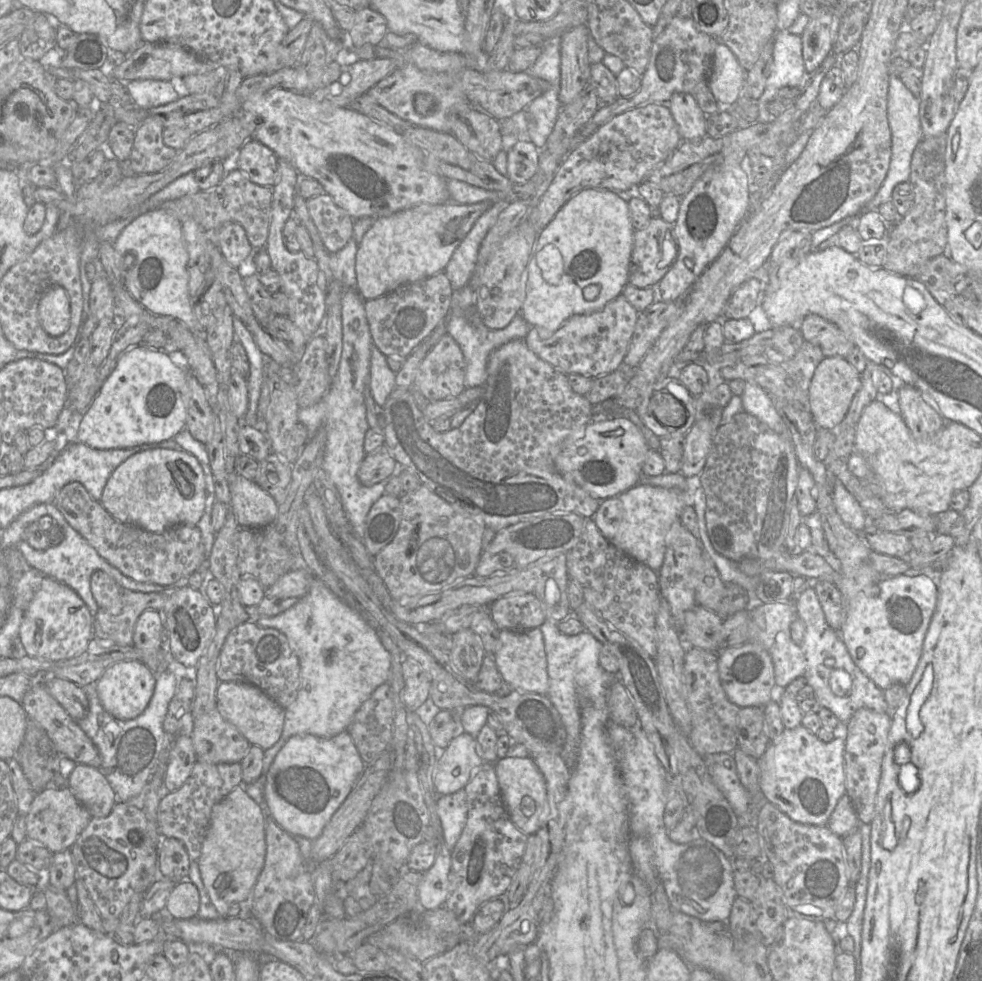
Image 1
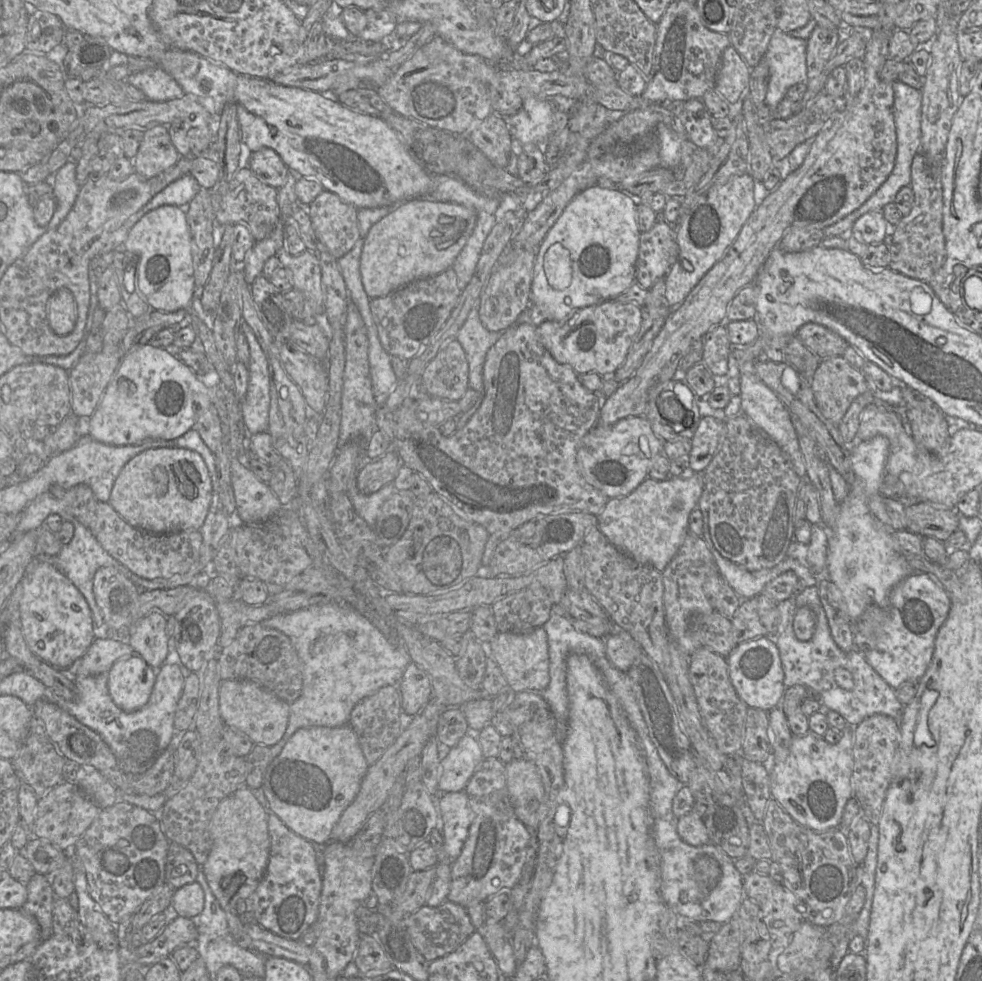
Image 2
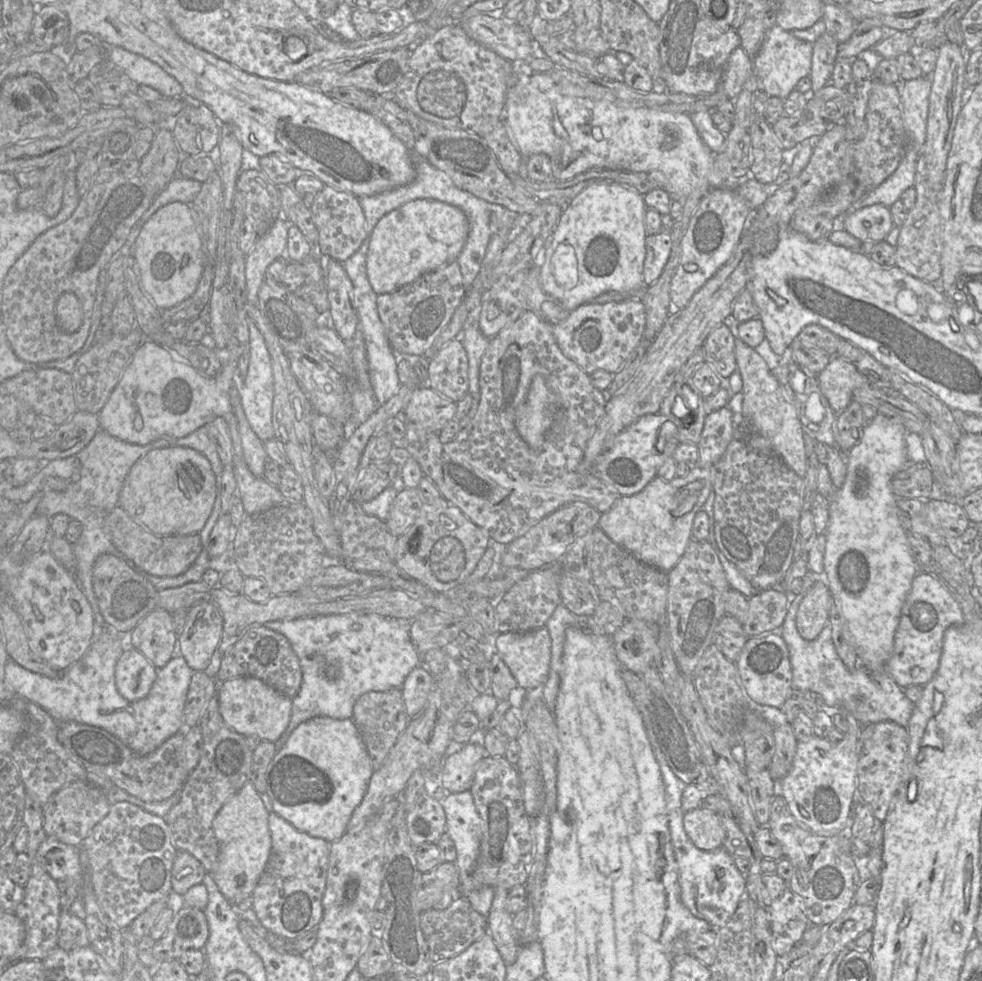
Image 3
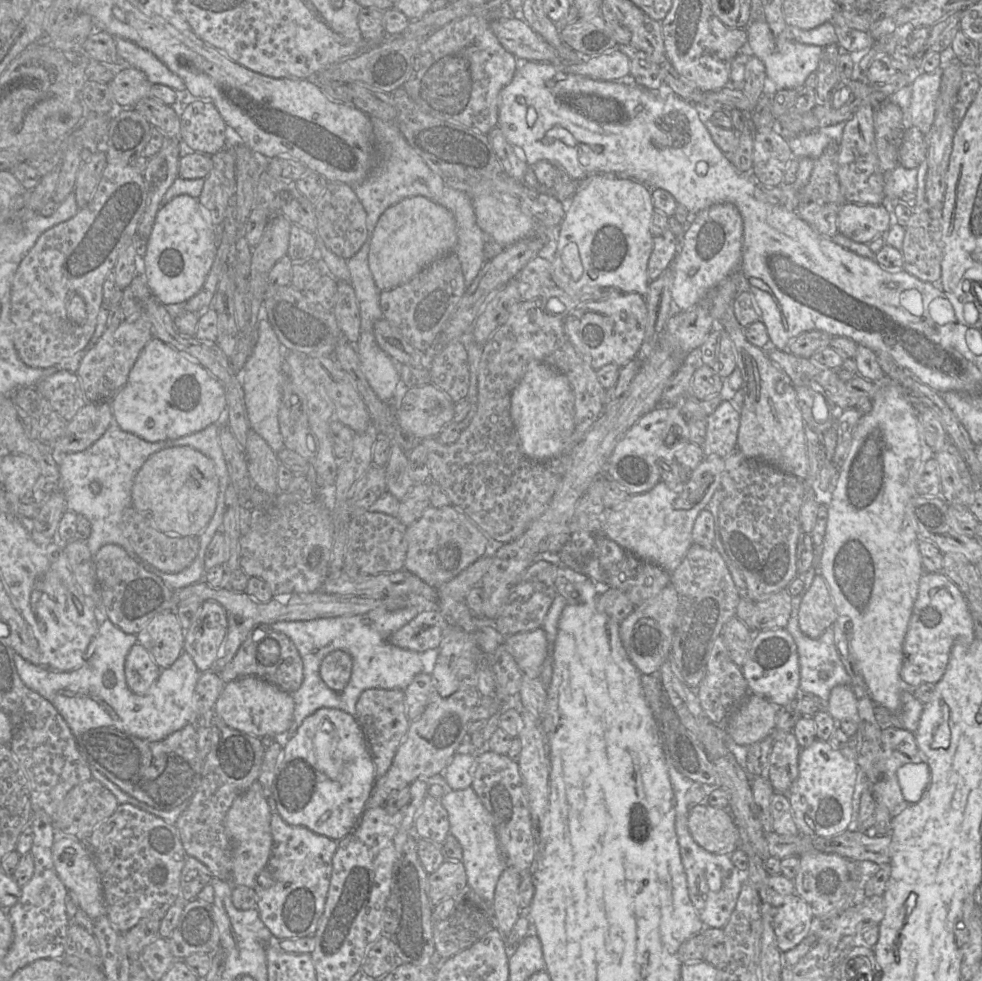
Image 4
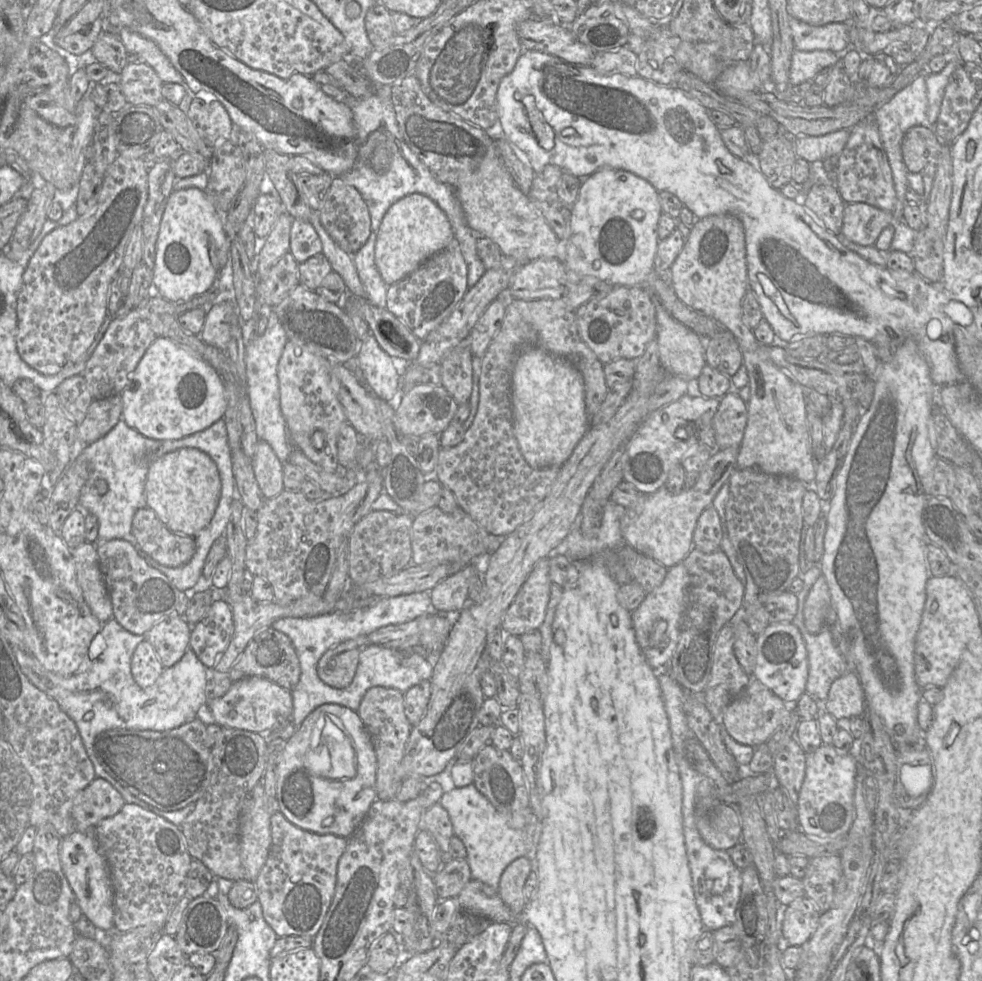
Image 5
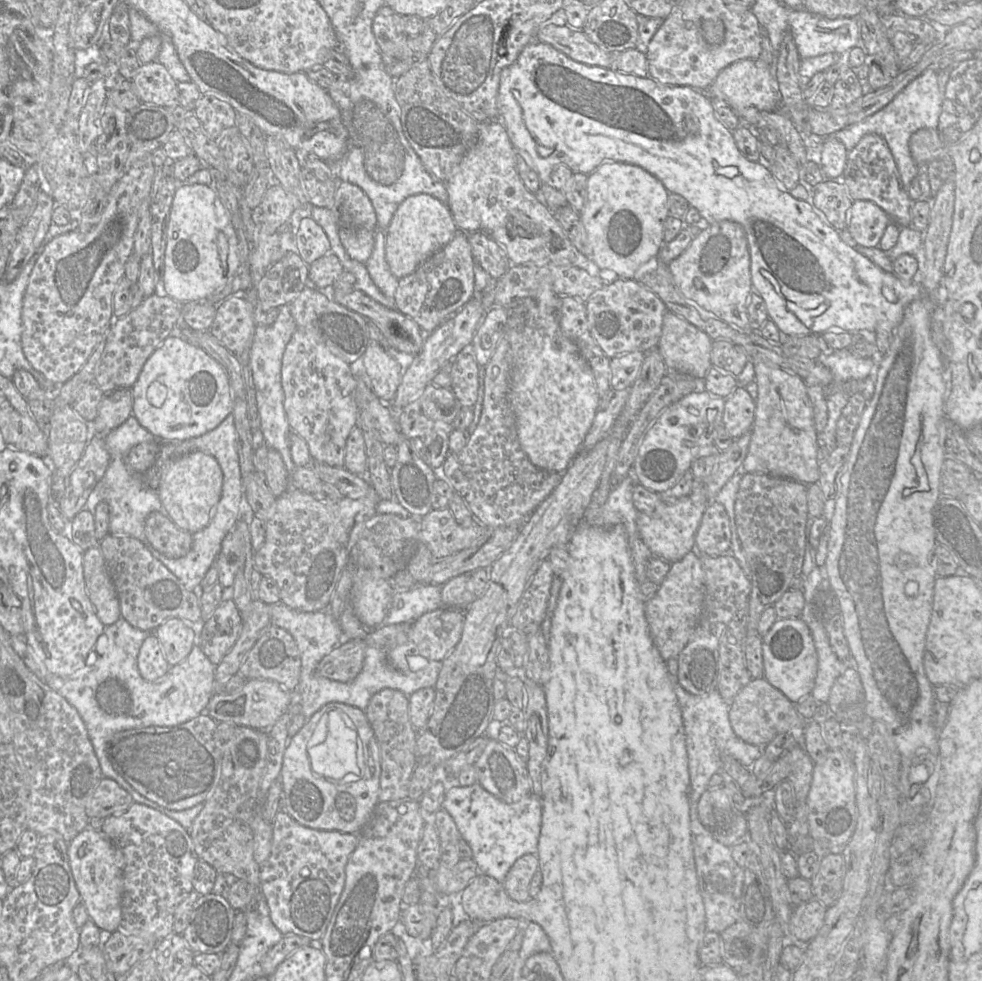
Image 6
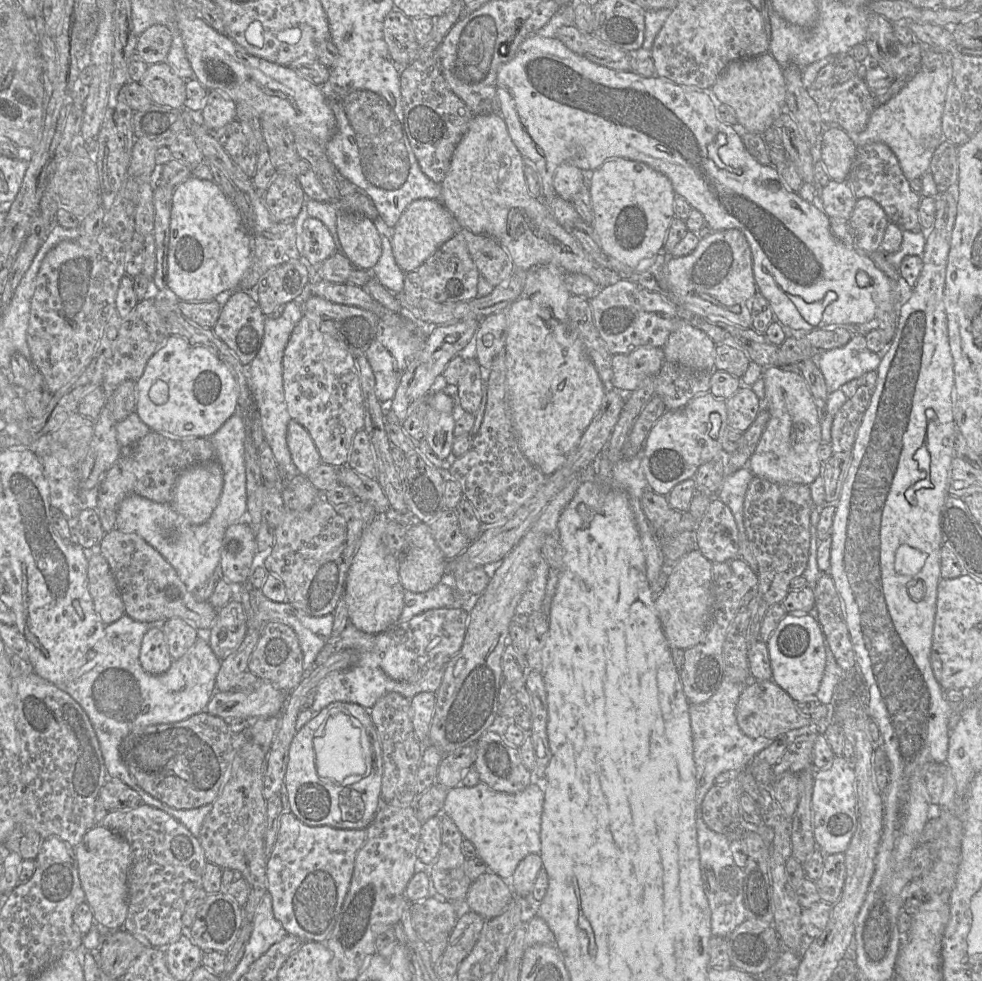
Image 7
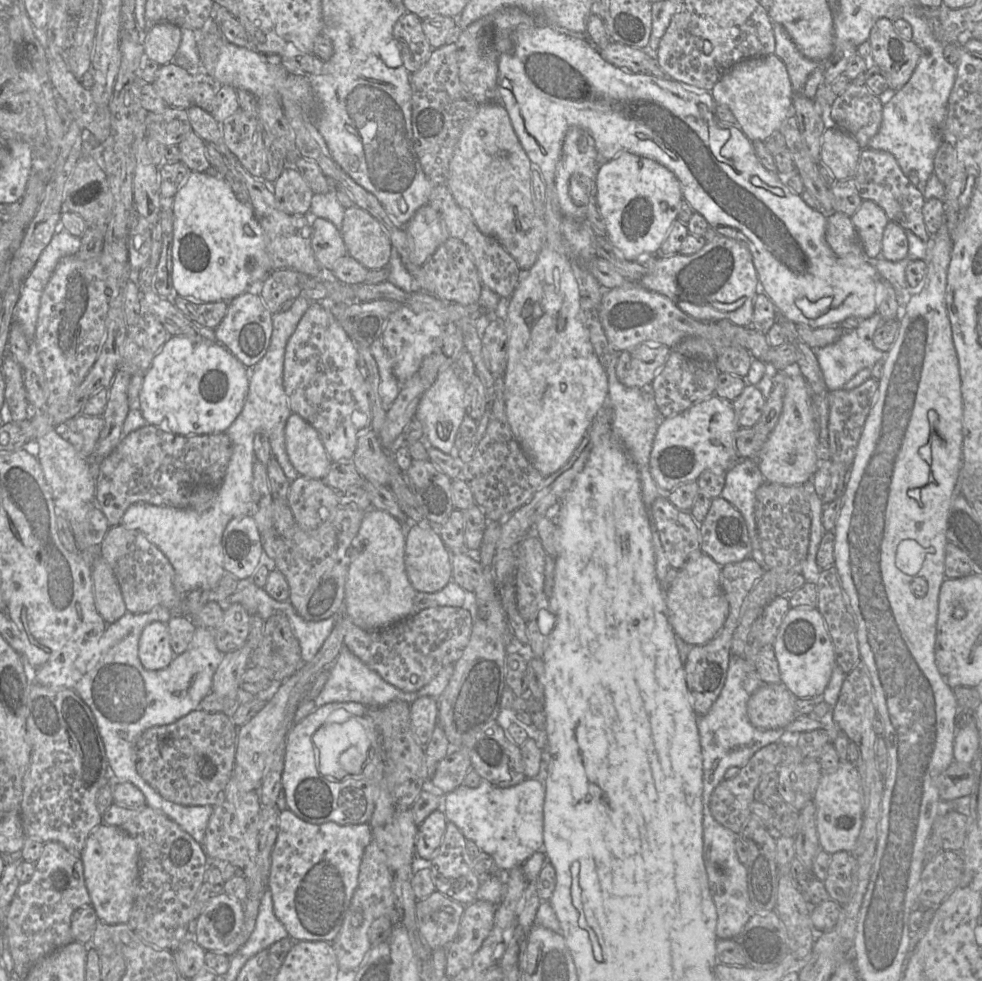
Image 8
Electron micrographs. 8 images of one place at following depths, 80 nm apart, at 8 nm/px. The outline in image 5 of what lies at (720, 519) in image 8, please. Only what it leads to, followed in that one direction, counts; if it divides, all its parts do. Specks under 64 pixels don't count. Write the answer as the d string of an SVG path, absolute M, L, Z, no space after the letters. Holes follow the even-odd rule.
M710 505L698 518L694 534L693 544L705 553L712 553L721 549L723 528L717 510Z

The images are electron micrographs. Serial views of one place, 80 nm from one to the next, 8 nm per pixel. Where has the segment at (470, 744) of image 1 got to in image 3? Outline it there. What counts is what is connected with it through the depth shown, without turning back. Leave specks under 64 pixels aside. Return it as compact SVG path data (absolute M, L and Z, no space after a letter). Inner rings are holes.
M467 742L460 751L445 758L442 764L442 786L449 792L470 790L477 766L485 755L480 742Z

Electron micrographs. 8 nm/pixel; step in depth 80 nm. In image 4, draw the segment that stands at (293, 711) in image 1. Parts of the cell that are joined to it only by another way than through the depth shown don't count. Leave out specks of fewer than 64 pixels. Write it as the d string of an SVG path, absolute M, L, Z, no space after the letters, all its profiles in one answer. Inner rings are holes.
M419 595L407 597L409 605L400 610L387 611L384 608L377 608L355 616L309 621L279 621L270 625L275 631L284 633L290 638L303 662L303 682L300 688L292 693L294 717L287 736L293 735L306 717L321 708L340 709L356 717L356 704L363 691L371 688L404 690L417 674L423 672L423 662L419 652L395 646L389 642L389 638L423 610L437 608ZM335 650L346 651L353 661L351 679L342 691L330 689L320 676L323 659Z

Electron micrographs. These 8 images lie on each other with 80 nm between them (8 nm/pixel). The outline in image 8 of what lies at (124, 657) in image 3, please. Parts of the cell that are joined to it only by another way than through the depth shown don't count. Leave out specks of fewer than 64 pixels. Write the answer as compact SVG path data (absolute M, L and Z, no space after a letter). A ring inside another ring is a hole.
M154 621L145 626L139 639L138 655L143 667L150 671L162 670L171 663L175 654L166 623Z

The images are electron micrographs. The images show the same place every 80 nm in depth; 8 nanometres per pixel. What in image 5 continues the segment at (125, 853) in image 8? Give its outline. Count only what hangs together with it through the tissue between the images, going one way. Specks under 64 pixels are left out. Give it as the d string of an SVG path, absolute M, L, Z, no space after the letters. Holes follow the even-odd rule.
M79 831L64 837L60 849L60 861L82 914L86 915L96 928L113 929L113 886L107 861L100 853L96 839Z

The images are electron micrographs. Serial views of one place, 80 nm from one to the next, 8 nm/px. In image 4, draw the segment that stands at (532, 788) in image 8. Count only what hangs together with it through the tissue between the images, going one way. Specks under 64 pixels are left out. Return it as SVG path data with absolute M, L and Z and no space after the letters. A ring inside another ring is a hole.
M471 786L461 790L452 790L443 795L440 801L448 814L449 833L458 840L463 849L461 861L465 867L468 888L476 892L488 904L492 904L497 881L506 865L498 848L491 815Z

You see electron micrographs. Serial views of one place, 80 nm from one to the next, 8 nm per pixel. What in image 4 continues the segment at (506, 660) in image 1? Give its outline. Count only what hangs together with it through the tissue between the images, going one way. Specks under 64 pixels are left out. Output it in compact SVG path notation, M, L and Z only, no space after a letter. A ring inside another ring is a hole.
M542 627L507 636L503 642L514 657L523 677L540 677L547 655L547 637Z

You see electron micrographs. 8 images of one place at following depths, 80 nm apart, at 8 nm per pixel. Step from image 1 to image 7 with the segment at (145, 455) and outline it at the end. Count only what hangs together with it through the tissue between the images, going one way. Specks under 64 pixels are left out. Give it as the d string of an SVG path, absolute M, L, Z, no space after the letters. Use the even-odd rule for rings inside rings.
M214 459L183 470L175 483L171 506L187 522L206 522L218 504L223 488L223 471Z

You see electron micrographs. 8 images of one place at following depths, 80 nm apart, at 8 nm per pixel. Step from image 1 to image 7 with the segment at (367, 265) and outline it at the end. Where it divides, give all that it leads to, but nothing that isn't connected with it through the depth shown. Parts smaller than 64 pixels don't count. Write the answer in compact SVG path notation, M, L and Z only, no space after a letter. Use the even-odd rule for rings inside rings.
M416 199L404 209L397 223L392 227L390 243L394 259L404 273L412 272L456 232L455 218L441 201Z

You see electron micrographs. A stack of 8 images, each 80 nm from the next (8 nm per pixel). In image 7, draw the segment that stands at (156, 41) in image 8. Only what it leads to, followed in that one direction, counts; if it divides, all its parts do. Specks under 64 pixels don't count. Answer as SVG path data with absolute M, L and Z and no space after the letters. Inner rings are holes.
M152 25L139 37L138 54L148 65L164 62L172 43L172 33L164 25Z

